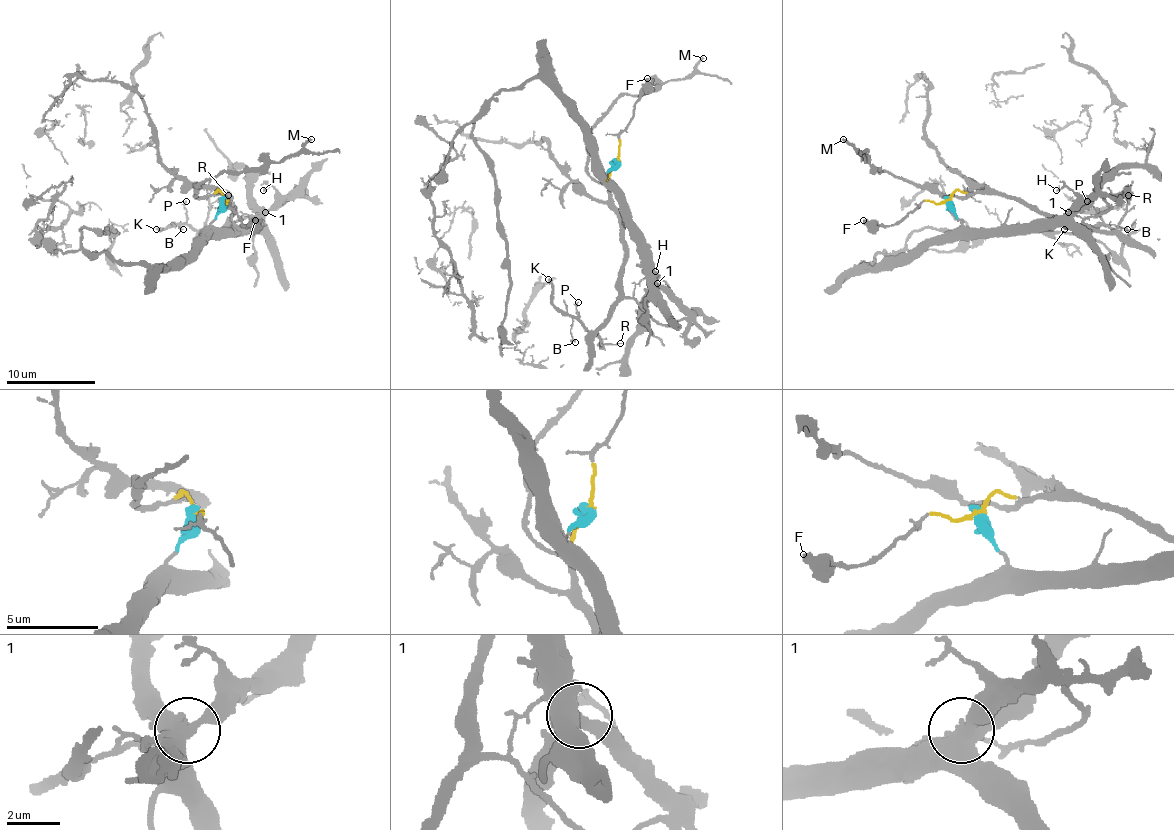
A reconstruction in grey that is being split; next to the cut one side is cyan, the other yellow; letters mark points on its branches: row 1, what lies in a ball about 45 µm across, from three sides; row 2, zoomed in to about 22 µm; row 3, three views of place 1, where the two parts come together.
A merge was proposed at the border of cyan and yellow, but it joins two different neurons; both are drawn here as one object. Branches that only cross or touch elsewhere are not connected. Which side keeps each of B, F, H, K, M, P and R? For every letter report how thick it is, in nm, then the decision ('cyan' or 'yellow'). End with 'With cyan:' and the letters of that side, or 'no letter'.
B: 140 nm thick; yellow
F: 440 nm thick; yellow
H: 150 nm thick; cyan
K: 180 nm thick; yellow
M: 190 nm thick; yellow
P: 140 nm thick; yellow
R: 90 nm thick; yellow
With cyan: H

